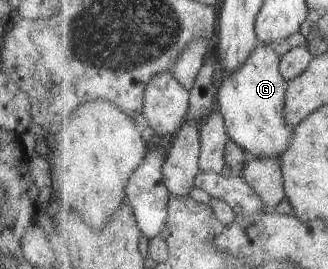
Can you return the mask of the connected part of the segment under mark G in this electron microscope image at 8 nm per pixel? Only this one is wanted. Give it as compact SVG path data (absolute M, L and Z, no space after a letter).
M260 44L241 69L238 69L234 74L226 72L222 74L221 70L219 75L218 107L224 115L230 139L257 158L277 158L280 160L281 156L290 148L290 141L294 139L296 132L296 126L286 120L284 109L289 81L283 77L280 69L281 59L282 56L277 55L273 46Z

